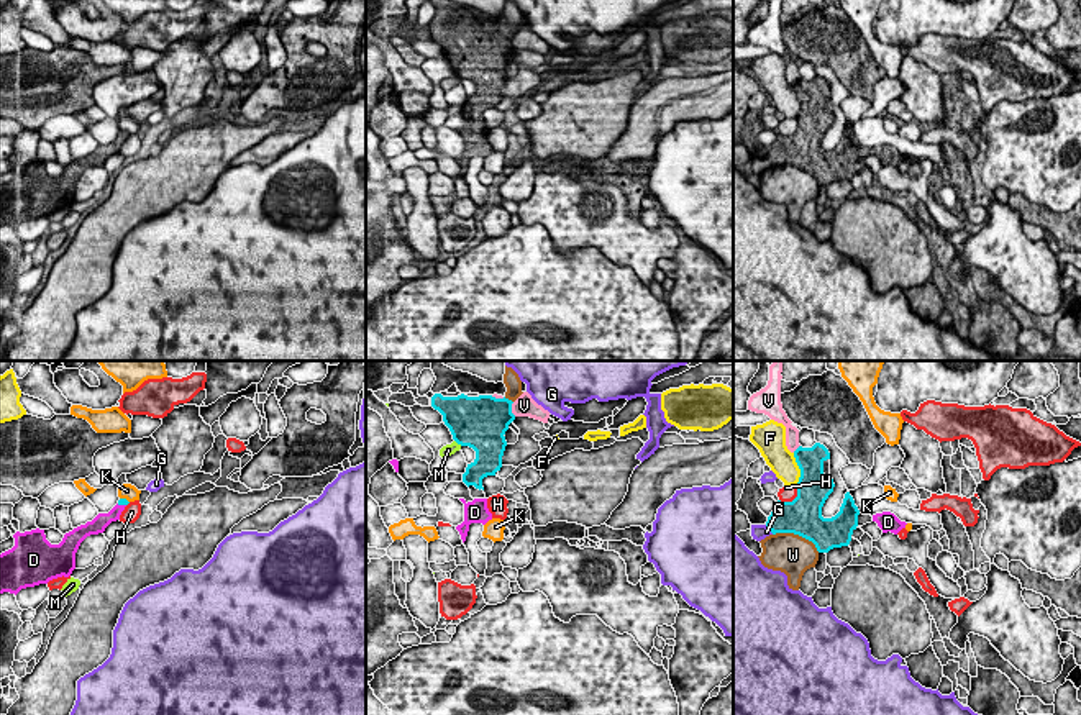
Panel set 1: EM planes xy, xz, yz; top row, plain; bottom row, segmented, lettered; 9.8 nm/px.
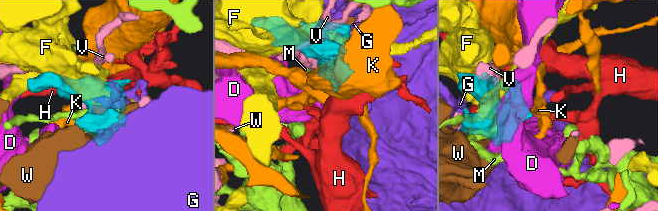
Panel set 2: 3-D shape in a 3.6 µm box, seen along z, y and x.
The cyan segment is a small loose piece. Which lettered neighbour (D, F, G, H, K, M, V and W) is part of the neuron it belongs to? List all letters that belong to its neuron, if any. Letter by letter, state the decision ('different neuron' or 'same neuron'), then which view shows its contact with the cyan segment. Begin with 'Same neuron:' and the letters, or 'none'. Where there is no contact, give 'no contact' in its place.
Same neuron: D
D: same neuron | xy
F: different neuron | yz
G: different neuron | yz
H: different neuron | yz
K: different neuron | xy
M: different neuron | xz
V: different neuron | xz
W: different neuron | yz

